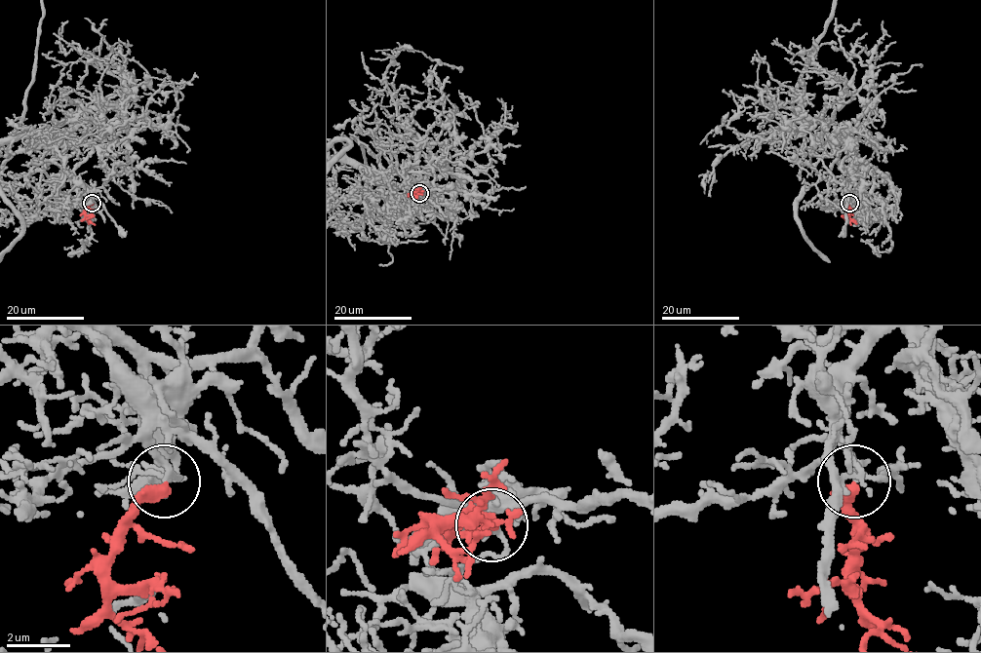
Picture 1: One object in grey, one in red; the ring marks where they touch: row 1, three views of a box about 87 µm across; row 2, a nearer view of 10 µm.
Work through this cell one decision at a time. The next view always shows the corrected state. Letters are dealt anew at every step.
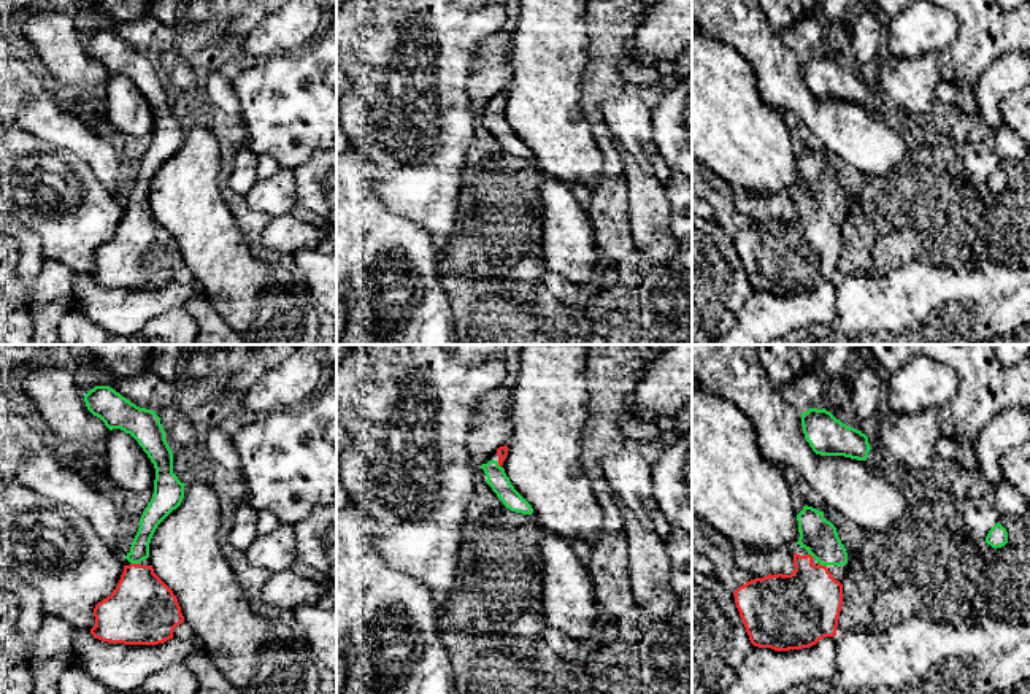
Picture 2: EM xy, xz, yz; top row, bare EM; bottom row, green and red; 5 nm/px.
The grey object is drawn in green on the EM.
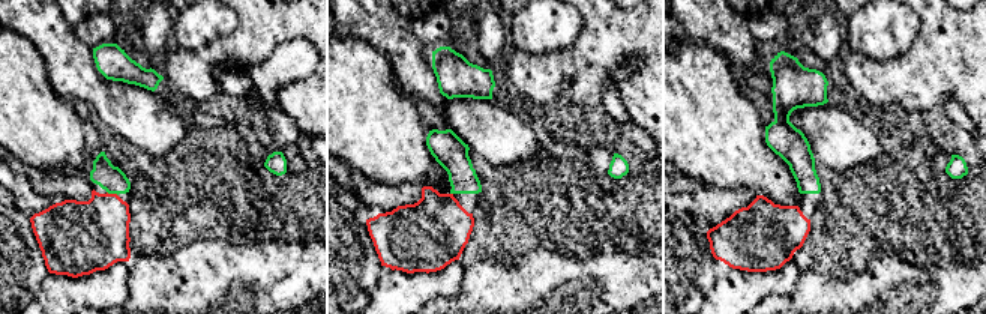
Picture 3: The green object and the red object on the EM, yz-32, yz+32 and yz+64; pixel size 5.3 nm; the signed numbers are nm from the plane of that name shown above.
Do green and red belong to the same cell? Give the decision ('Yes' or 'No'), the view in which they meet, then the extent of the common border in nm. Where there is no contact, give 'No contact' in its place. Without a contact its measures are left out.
Yes. Touches green in xy. Shared border 40 nm

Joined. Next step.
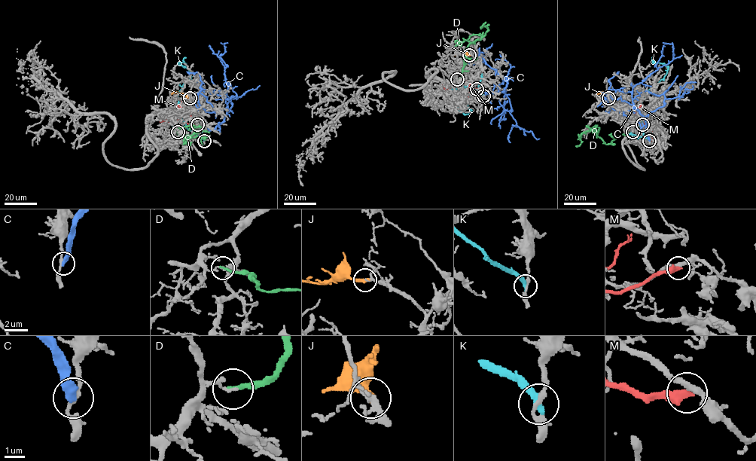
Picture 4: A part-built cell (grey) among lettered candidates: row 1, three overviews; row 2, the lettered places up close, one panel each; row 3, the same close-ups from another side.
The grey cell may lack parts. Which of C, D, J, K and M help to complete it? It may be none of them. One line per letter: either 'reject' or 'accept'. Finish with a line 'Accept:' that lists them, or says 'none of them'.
C: reject
D: reject
J: accept
K: reject
M: reject
Accept: J

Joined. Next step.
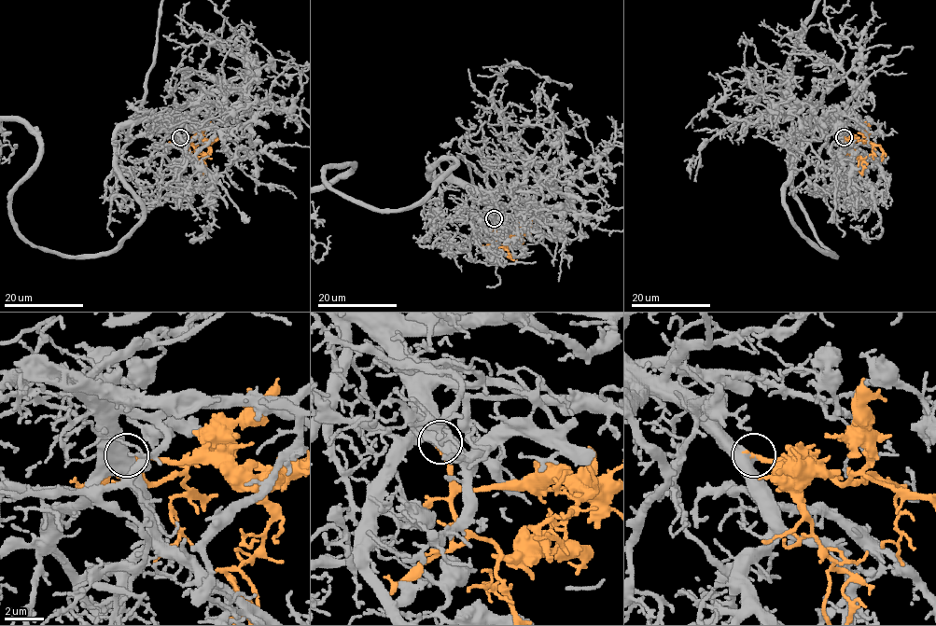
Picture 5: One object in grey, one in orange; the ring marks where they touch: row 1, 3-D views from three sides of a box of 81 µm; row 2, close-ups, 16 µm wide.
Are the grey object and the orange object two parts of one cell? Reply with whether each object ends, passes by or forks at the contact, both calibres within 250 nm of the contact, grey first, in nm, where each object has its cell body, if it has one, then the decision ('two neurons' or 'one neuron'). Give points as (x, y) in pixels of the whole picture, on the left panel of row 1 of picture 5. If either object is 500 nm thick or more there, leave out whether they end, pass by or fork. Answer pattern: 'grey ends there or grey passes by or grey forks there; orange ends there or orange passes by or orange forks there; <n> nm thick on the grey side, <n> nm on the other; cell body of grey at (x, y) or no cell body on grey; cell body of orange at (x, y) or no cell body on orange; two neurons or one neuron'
500 nm thick on the grey side, 260 nm on the other; no cell body on grey; no cell body on orange; one neuron

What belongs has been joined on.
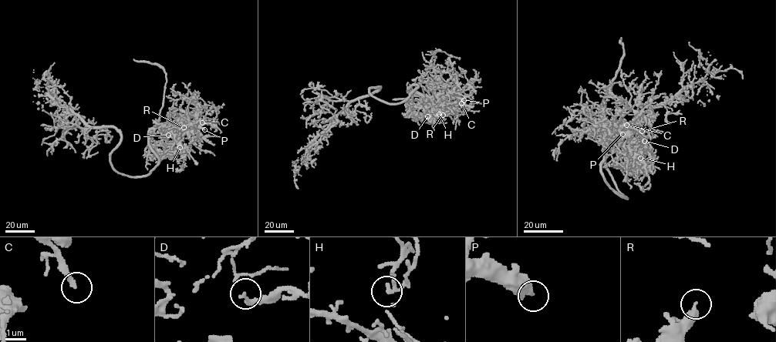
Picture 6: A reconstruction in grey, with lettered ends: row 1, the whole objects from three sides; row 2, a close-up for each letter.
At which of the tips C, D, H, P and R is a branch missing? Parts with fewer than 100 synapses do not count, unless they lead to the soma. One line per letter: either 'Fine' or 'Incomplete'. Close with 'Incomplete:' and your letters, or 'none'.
C: Incomplete
D: Fine
H: Fine
P: Incomplete
R: Fine
Incomplete: C, P

